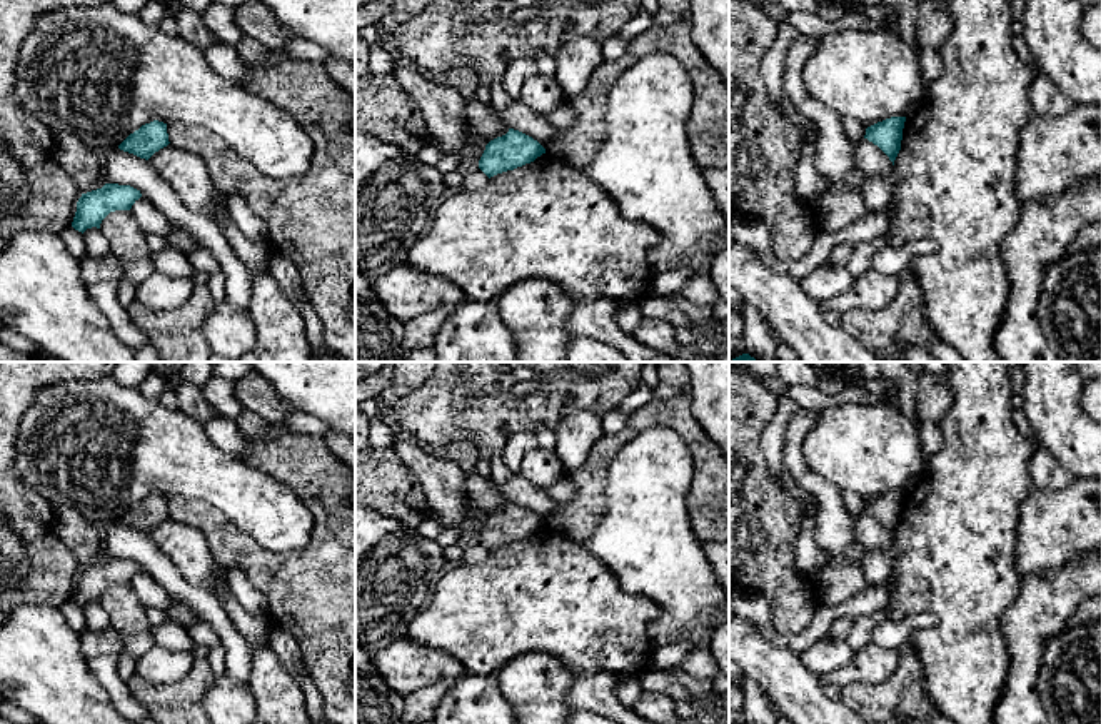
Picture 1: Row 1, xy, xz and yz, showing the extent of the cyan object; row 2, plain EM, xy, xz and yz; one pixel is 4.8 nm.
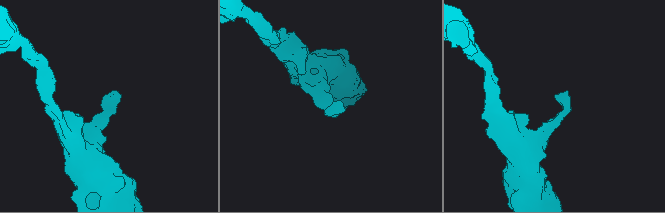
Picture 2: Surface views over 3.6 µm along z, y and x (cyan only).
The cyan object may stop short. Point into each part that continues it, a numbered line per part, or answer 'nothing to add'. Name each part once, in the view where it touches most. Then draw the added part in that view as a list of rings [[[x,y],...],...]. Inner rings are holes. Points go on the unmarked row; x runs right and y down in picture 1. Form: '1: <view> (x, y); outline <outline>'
nothing to add

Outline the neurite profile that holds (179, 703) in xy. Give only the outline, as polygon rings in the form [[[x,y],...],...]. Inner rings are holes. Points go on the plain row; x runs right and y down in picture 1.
[[[202,657],[178,682],[150,682],[135,674],[127,686],[155,724],[212,724],[202,701],[214,679],[209,659]]]

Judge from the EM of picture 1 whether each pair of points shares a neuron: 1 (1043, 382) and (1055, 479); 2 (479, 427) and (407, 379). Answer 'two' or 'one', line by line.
1: two
2: two

